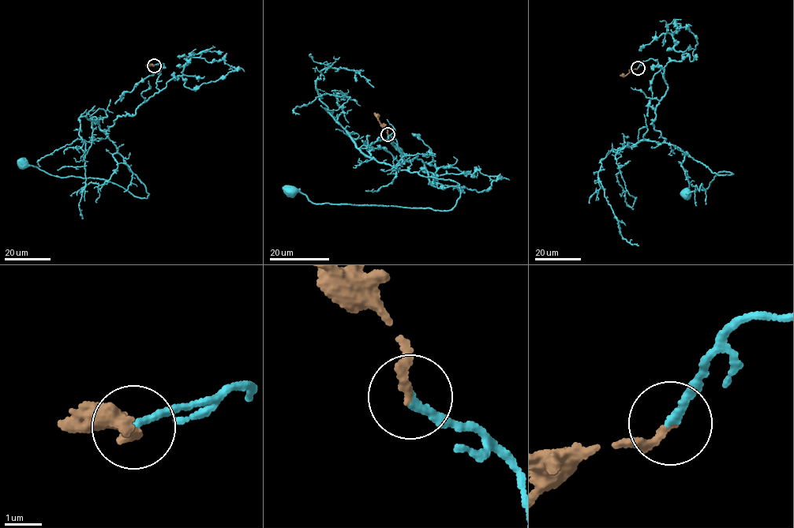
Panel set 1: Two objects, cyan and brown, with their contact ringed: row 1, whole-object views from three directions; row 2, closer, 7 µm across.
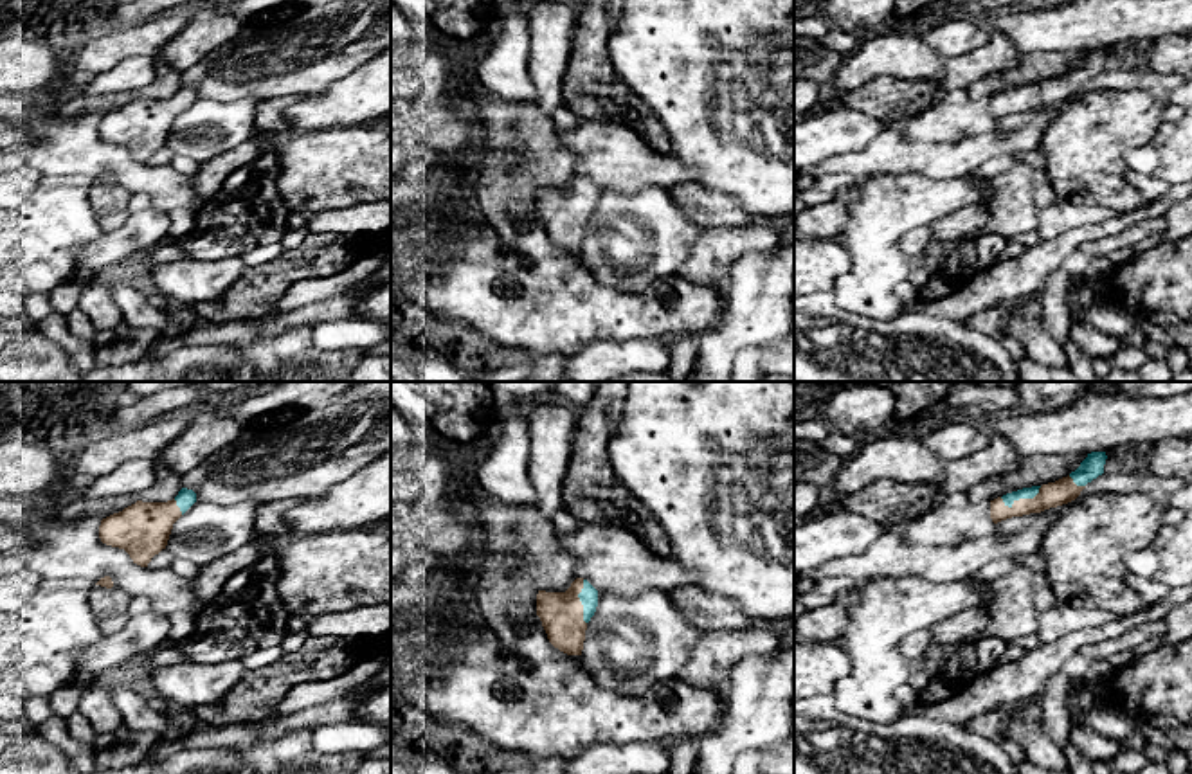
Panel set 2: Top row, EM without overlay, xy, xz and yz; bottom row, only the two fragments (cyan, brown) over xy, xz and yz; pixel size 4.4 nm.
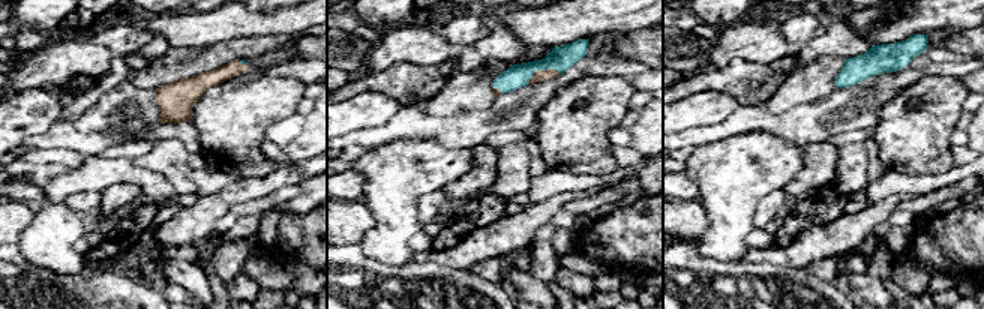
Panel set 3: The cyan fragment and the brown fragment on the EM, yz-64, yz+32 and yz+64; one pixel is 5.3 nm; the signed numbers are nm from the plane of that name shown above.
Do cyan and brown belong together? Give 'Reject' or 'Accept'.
Accept

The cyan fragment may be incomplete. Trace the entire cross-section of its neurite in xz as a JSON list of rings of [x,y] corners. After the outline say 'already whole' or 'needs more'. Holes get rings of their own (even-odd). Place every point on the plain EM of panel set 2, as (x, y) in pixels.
[[[576,175],[565,189],[537,191],[537,212],[549,239],[567,252],[582,252],[587,220],[598,203],[598,187]]]; needs more

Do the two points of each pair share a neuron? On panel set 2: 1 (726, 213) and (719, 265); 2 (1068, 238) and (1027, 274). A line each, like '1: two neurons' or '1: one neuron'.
1: two neurons
2: one neuron

